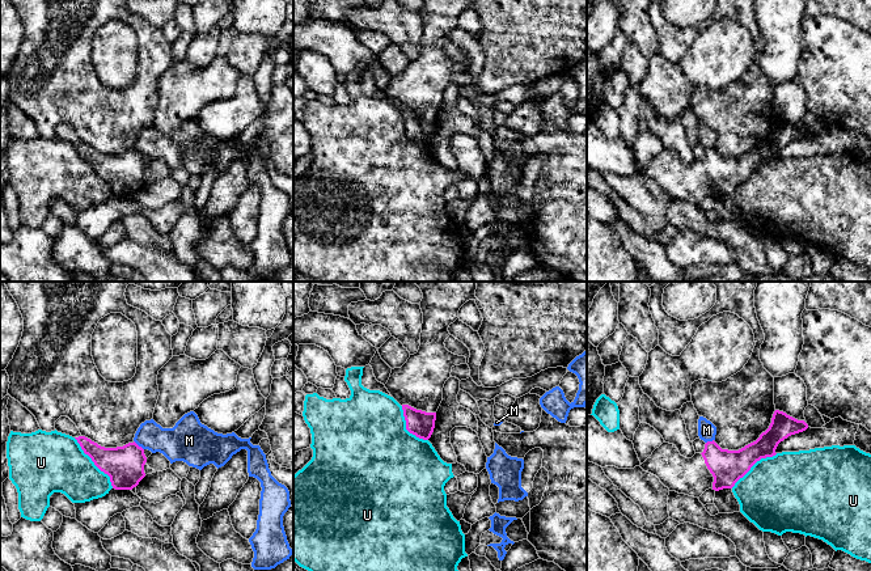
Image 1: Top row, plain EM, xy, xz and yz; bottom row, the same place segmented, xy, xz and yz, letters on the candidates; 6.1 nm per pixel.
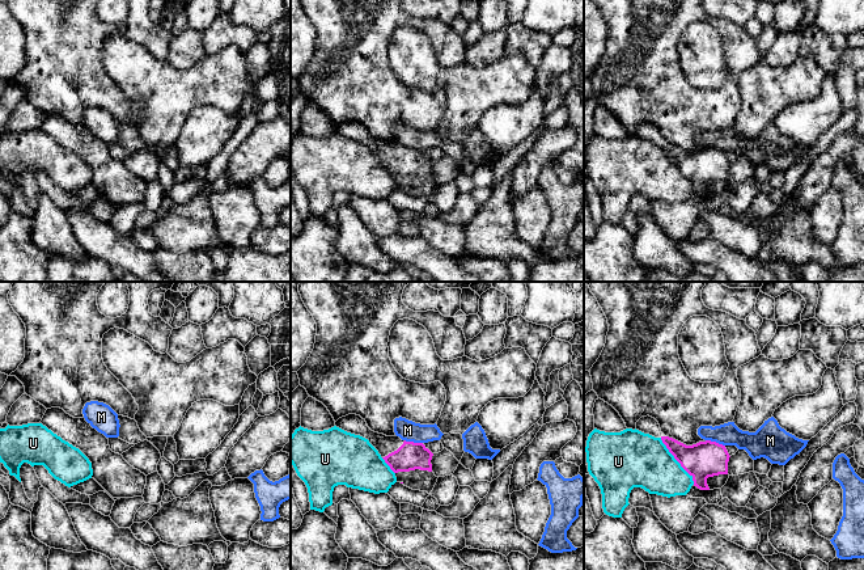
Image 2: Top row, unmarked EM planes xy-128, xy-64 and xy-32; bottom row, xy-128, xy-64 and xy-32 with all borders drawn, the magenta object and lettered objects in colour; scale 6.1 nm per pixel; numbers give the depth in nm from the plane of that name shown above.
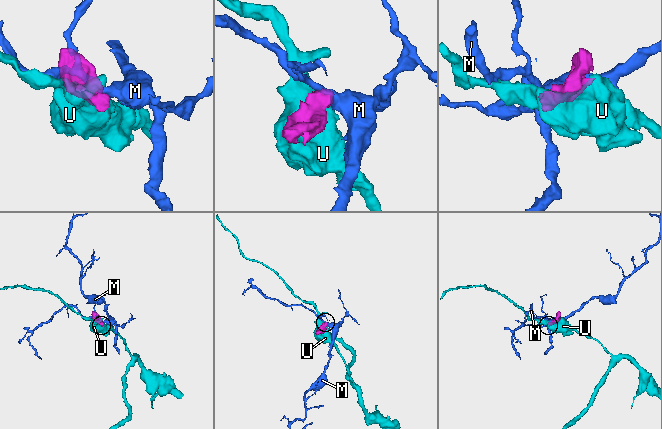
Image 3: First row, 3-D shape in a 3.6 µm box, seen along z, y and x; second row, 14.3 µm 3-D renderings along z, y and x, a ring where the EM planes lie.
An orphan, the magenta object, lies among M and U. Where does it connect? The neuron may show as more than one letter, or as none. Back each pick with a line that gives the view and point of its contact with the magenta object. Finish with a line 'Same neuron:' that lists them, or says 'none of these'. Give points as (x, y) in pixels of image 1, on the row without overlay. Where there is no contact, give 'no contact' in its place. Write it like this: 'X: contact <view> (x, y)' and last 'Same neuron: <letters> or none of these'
Same neuron: none of these

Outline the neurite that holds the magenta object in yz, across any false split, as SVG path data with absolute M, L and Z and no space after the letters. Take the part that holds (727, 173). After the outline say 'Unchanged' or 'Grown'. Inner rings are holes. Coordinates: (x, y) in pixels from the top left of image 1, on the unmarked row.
M775 117L769 135L739 157L722 156L713 147L705 151L702 160L686 165L676 152L663 149L640 174L656 182L669 198L699 204L709 195L732 195L757 168L775 162L781 148L807 135L804 127Z. Grown

